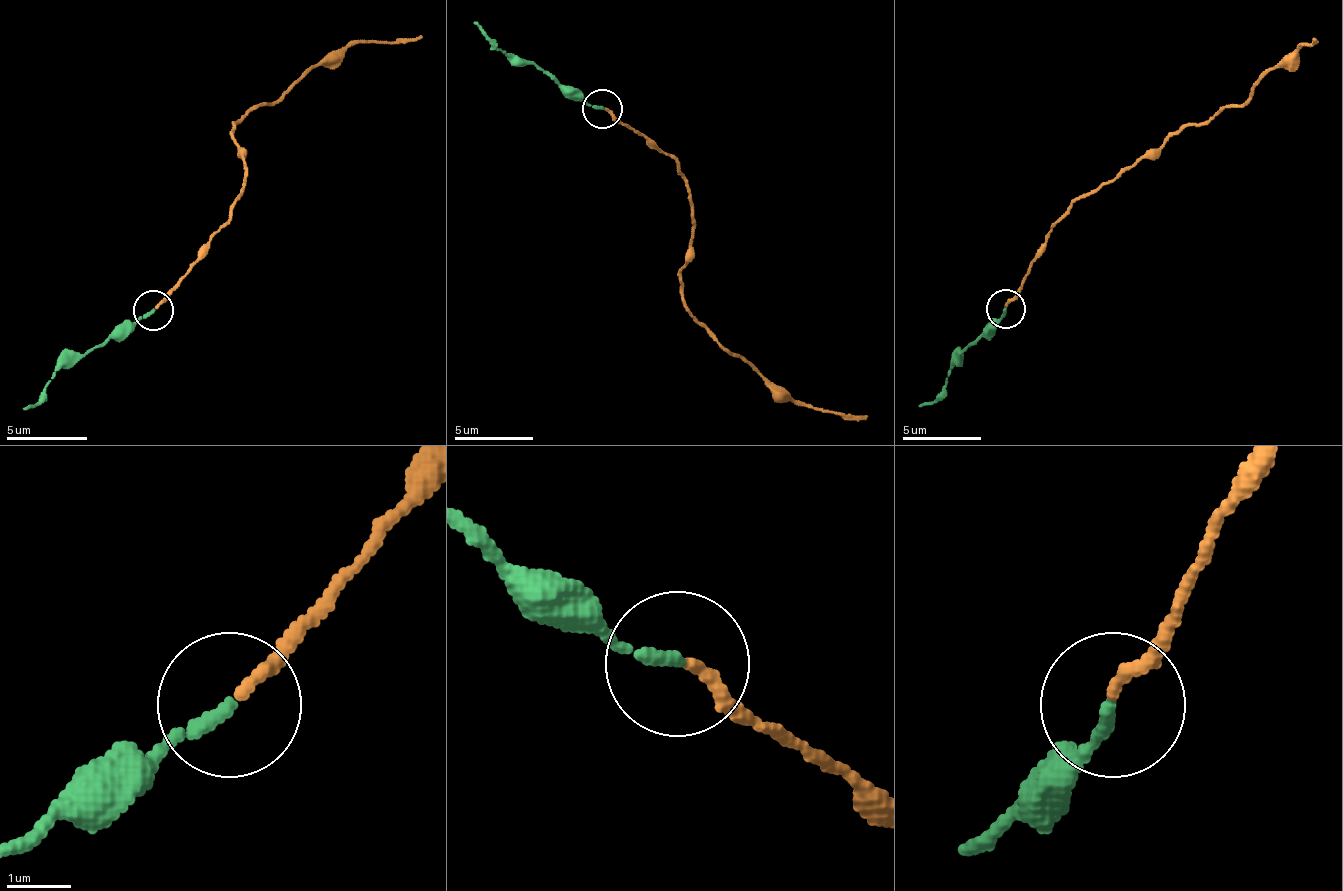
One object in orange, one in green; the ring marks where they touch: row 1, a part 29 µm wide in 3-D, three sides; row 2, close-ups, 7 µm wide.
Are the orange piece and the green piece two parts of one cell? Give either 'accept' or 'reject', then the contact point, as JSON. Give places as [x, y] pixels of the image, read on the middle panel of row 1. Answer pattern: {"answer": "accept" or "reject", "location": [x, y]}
{"answer": "reject", "location": [602, 109]}

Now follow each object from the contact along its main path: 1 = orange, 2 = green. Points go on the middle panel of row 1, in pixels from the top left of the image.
1: (605, 110), (669, 153), (688, 181), (692, 252), (680, 288), (684, 308), (716, 339), (799, 403), (867, 419)
2: (601, 110), (570, 98), (530, 62), (498, 50), (474, 22)

